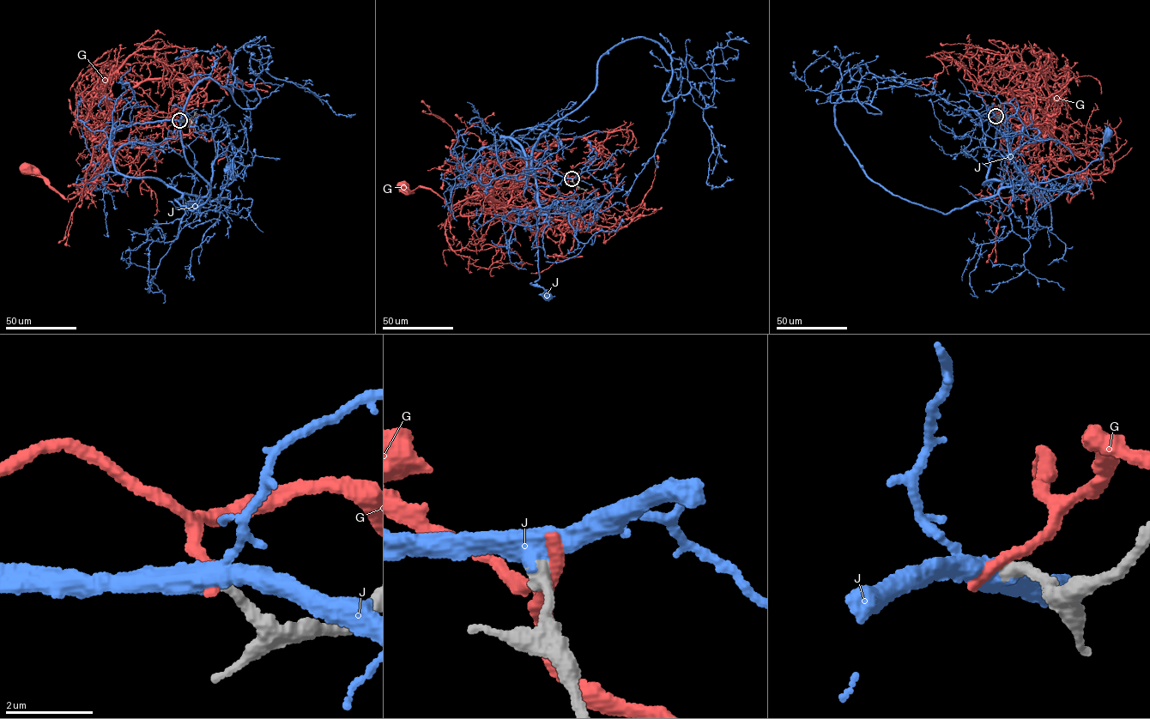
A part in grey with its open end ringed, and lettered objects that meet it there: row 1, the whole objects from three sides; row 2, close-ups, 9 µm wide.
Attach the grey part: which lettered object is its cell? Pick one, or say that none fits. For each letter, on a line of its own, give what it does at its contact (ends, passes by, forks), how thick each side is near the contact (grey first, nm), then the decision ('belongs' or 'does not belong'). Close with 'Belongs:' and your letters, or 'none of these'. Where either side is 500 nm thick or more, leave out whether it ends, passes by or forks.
G: it ends there; 320 nm thick on the grey side, 360 nm on the other; does not belong
J: 320 nm thick on the grey side, 500 nm on the other; belongs
Belongs: J

